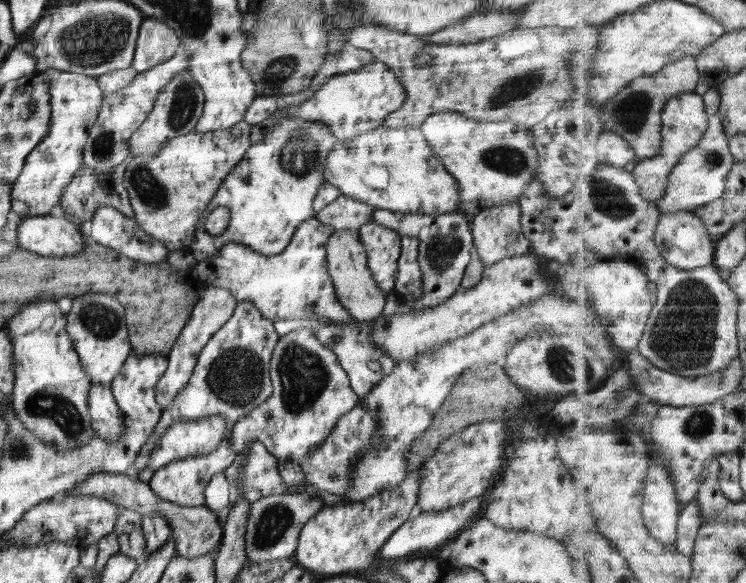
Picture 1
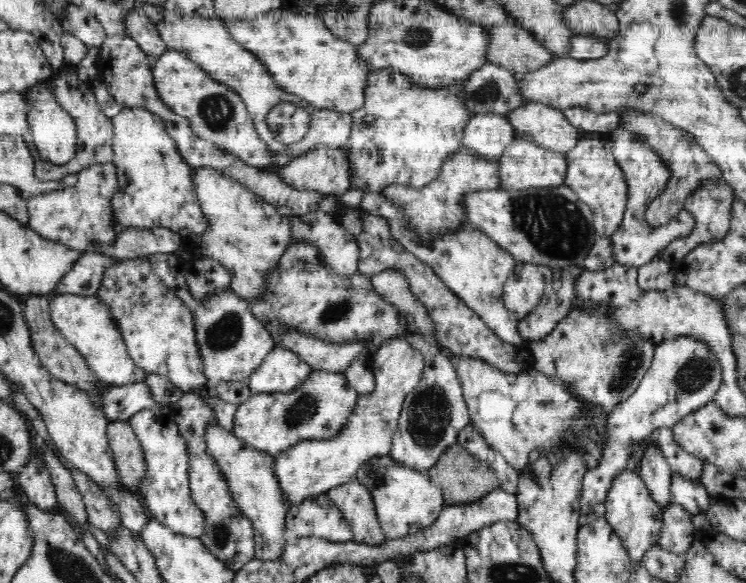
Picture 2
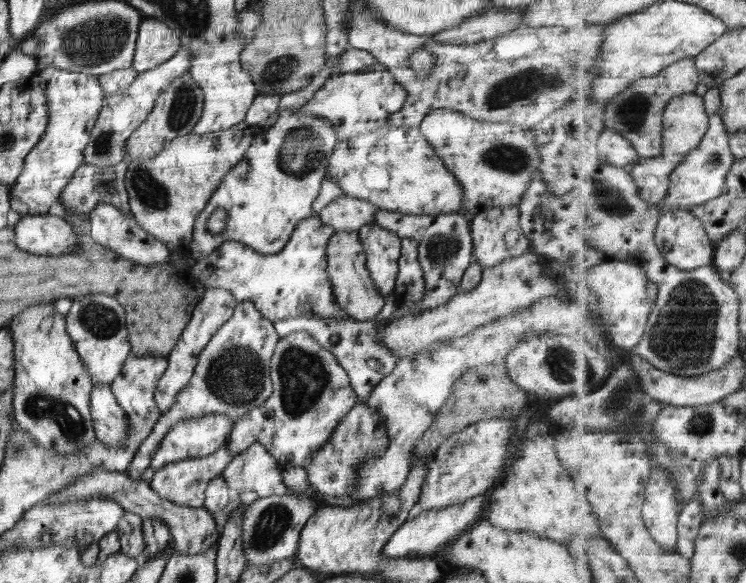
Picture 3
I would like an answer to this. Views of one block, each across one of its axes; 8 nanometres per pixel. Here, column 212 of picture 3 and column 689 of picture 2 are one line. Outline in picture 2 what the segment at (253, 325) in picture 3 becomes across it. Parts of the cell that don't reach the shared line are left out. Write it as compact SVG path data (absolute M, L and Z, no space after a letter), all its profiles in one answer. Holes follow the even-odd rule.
M688 335L664 339L655 347L649 370L638 388L624 402L618 402L607 419L607 439L601 459L593 469L585 472L582 480L579 522L589 527L597 518L605 516L605 503L614 478L630 469L630 454L634 444L659 428L671 428L686 415L712 403L722 384L722 368L704 341Z

